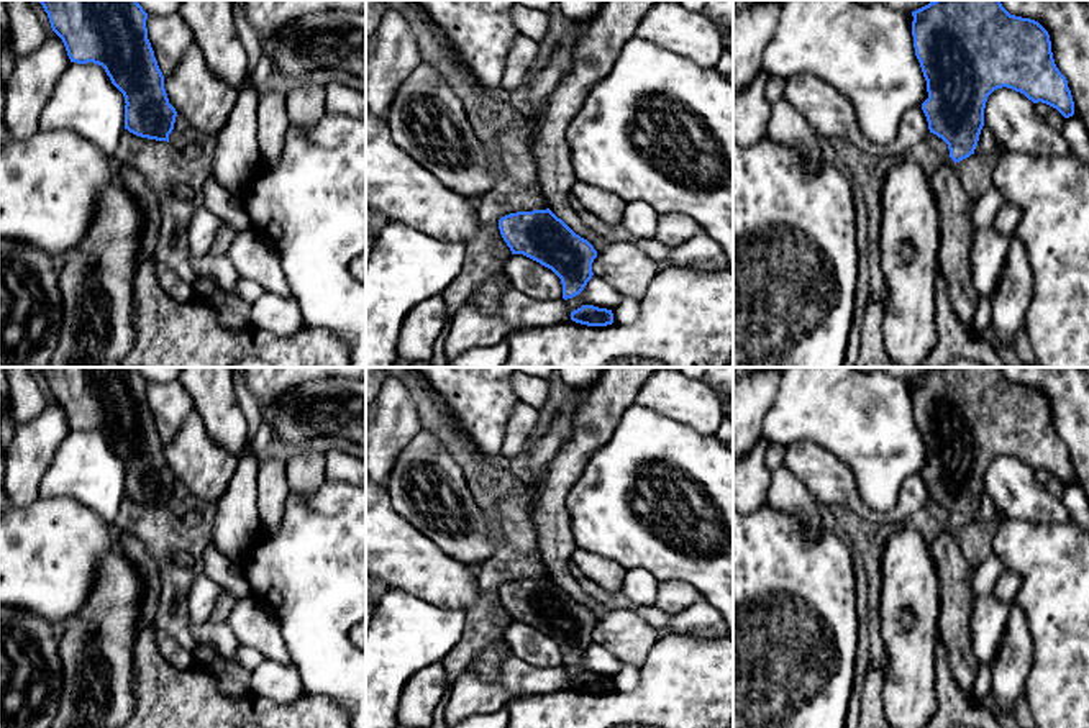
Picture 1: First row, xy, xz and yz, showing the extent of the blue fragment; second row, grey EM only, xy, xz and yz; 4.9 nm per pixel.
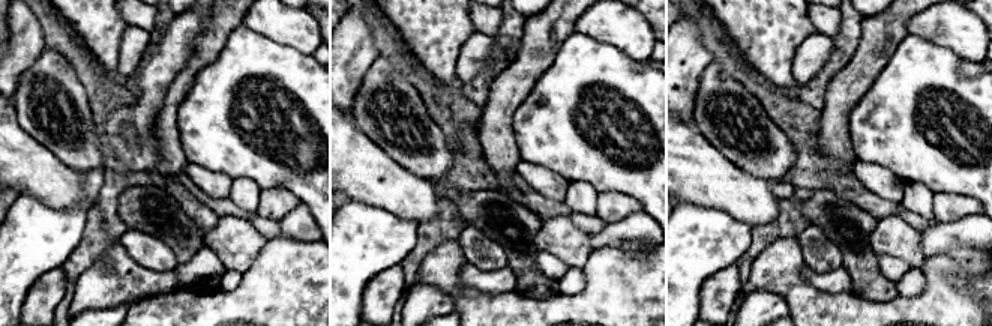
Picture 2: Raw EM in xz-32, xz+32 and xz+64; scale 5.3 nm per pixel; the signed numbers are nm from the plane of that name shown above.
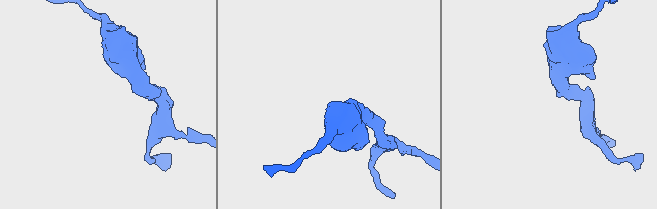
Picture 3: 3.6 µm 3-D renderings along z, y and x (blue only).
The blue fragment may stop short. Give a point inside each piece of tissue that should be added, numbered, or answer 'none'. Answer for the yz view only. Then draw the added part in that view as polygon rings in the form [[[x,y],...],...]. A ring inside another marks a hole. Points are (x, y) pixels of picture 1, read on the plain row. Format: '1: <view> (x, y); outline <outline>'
1: yz (956, 596); outline [[[948,523],[930,546],[938,571],[941,595],[938,613],[938,635],[946,649],[951,676],[963,694],[974,697],[974,679],[979,661],[971,648],[969,615],[973,589],[968,582],[969,562]]]

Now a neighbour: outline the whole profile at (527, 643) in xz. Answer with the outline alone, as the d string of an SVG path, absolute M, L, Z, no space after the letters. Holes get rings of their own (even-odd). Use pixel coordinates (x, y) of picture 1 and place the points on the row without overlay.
M512 621L502 635L510 653L535 667L563 666L561 646L548 635L523 623Z

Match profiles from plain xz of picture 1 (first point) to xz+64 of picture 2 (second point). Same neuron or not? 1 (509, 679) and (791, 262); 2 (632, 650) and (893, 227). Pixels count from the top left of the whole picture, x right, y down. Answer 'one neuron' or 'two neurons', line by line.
1: two neurons
2: one neuron

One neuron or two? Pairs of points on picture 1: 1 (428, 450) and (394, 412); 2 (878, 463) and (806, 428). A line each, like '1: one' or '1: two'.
1: two
2: one

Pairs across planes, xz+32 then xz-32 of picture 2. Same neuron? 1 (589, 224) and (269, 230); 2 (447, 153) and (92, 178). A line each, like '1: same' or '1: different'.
1: same
2: different

